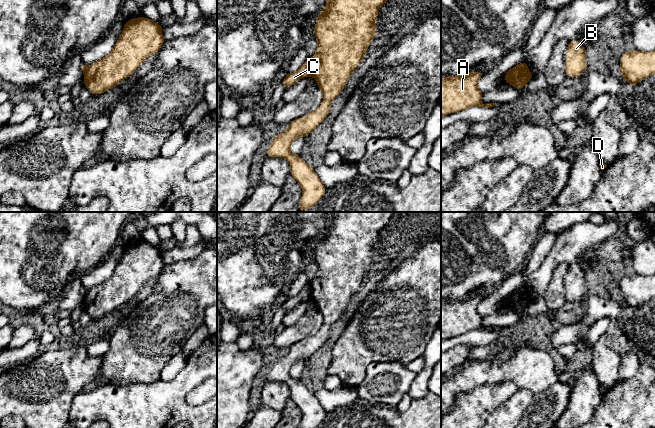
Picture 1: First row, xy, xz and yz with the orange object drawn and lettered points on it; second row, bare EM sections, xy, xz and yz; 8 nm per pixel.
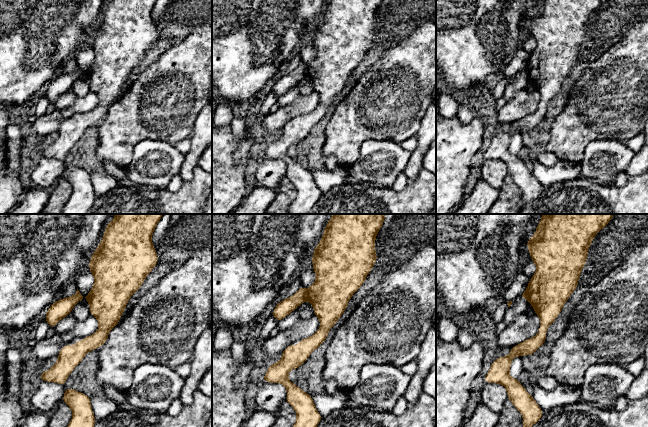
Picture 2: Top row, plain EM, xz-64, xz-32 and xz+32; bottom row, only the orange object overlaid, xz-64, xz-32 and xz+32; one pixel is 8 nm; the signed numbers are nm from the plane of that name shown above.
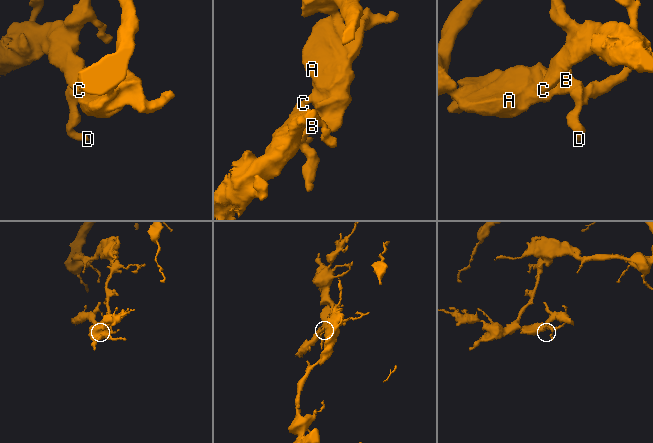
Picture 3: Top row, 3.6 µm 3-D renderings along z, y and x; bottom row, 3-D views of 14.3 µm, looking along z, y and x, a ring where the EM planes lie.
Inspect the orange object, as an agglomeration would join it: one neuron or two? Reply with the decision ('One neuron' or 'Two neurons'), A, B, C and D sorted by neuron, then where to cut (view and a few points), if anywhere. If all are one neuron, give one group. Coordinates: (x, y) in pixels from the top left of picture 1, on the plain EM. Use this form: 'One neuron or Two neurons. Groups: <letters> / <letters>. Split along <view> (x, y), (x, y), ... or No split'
Two neurons. Groups: A B D / C. Split along xz (309, 283), (311, 299)

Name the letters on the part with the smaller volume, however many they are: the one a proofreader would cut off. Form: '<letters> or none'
C

